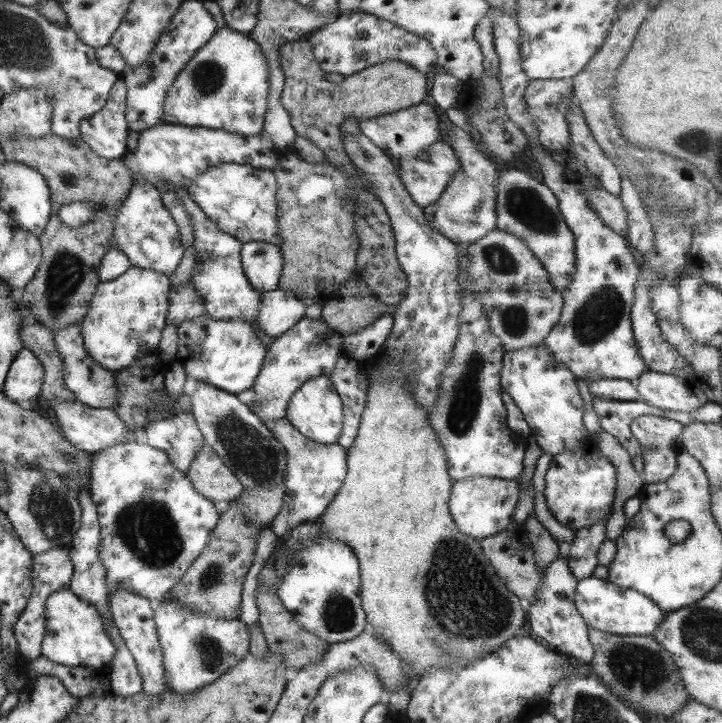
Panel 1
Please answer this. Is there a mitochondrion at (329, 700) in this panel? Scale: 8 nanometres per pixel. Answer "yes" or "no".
no

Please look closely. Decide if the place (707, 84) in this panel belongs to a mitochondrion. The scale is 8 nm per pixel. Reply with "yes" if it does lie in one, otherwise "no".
no

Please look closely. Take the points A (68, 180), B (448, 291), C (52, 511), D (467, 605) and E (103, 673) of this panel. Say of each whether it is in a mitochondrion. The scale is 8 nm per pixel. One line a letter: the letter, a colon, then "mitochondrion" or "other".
A: other
B: other
C: mitochondrion
D: mitochondrion
E: other

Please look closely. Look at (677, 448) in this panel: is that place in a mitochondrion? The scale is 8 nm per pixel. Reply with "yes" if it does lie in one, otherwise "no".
no

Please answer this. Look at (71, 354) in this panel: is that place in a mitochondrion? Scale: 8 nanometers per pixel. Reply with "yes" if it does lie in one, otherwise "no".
no

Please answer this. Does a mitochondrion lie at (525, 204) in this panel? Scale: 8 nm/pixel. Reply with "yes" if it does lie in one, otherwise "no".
yes

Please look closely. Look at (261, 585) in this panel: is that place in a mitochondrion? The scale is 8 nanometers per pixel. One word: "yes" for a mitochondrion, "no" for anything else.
no

